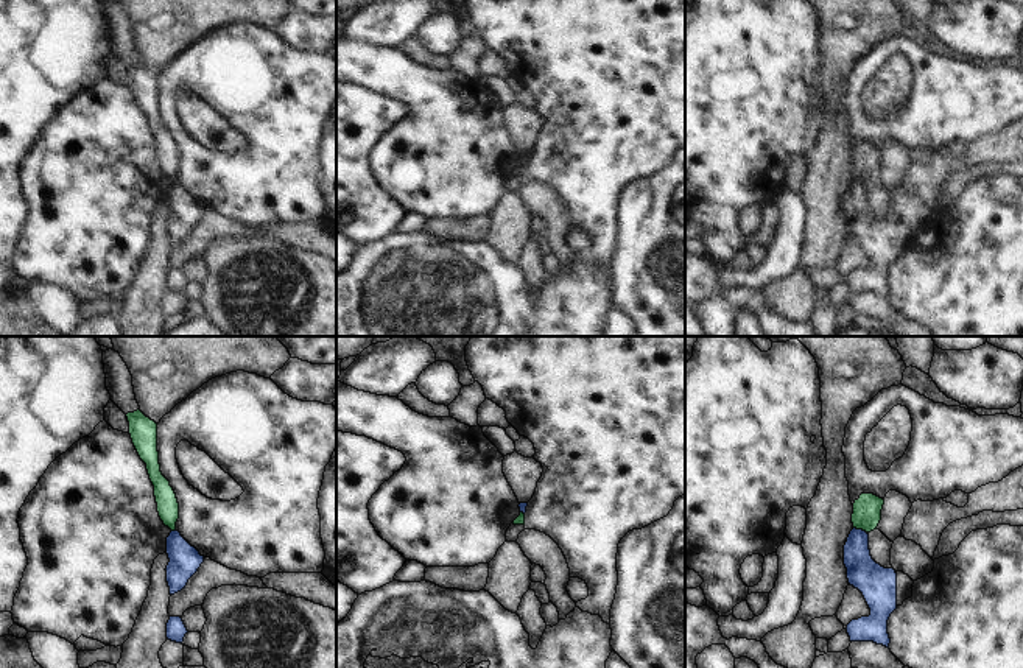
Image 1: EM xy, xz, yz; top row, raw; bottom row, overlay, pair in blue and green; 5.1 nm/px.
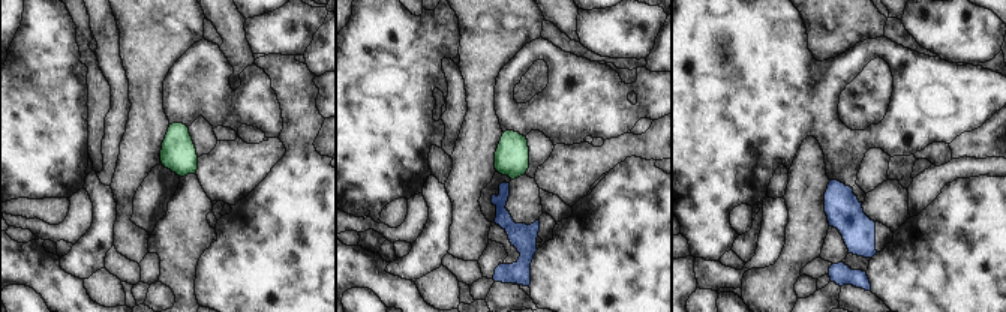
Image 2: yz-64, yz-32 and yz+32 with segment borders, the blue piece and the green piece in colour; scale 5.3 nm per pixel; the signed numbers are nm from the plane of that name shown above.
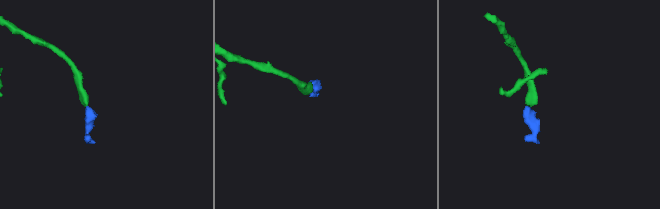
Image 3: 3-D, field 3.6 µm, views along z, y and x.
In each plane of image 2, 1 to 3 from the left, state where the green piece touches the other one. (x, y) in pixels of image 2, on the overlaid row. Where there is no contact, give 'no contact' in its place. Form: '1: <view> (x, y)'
1: no contact
2: no contact
3: no contact

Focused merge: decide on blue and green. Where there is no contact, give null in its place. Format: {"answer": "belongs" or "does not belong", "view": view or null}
{"answer": "does not belong", "view": "yz"}

